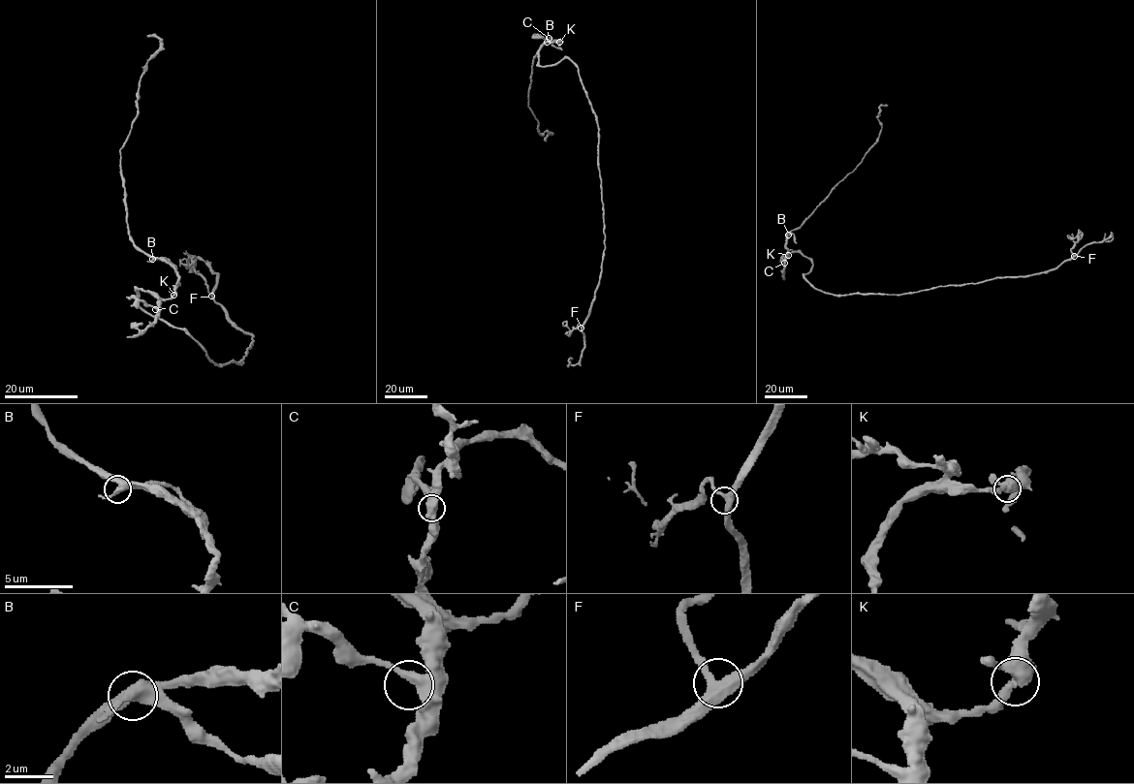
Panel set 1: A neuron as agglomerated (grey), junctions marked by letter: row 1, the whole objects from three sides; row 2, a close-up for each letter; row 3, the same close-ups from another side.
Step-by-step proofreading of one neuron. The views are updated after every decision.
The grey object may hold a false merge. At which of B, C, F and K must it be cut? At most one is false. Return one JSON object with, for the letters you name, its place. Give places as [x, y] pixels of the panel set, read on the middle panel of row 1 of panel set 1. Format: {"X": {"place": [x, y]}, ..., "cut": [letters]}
{"cut": []}

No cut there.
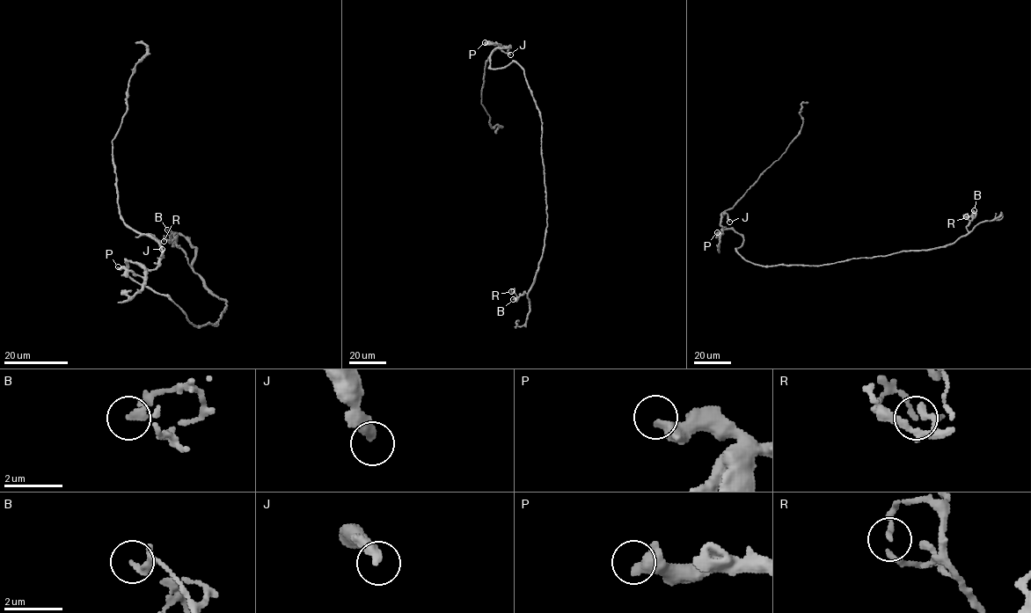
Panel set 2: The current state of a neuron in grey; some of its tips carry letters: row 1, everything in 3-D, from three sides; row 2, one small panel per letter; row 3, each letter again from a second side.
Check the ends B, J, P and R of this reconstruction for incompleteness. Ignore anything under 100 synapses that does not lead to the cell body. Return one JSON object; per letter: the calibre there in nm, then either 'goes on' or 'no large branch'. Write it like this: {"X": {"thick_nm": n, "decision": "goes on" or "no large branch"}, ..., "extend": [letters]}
{"B": {"thick_nm": 240, "decision": "no large branch"}, "J": {"thick_nm": 360, "decision": "no large branch"}, "P": {"thick_nm": 440, "decision": "no large branch"}, "R": {"thick_nm": 150, "decision": "no large branch"}, "extend": []}

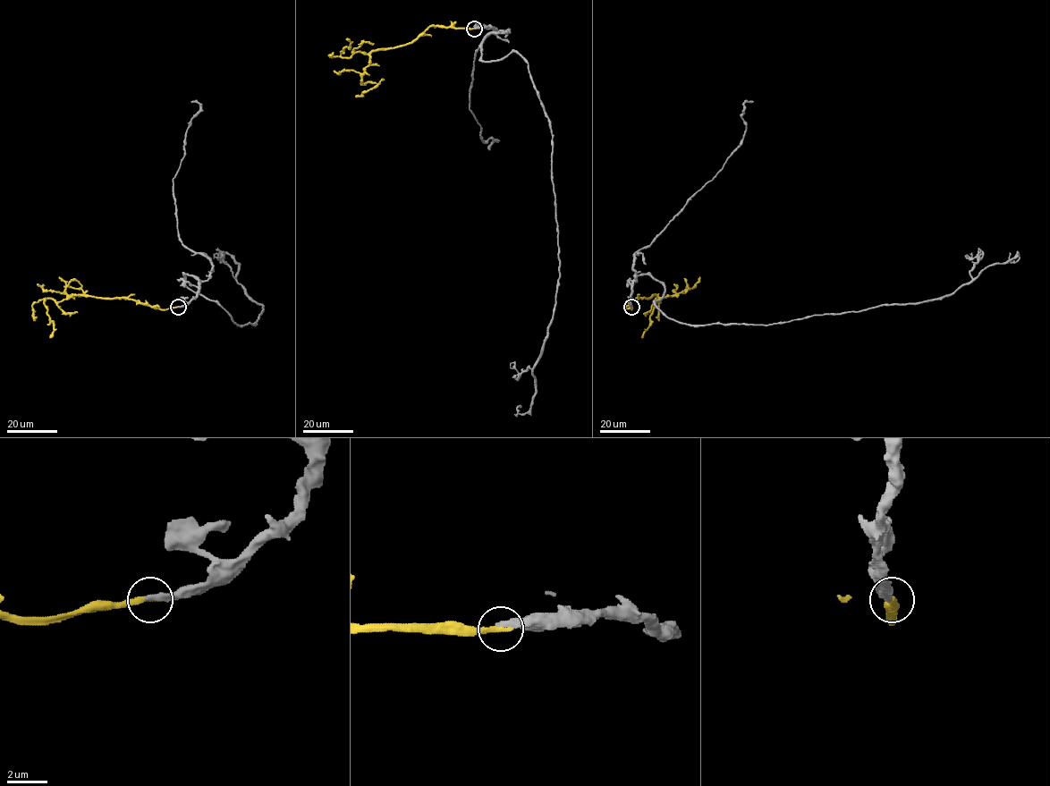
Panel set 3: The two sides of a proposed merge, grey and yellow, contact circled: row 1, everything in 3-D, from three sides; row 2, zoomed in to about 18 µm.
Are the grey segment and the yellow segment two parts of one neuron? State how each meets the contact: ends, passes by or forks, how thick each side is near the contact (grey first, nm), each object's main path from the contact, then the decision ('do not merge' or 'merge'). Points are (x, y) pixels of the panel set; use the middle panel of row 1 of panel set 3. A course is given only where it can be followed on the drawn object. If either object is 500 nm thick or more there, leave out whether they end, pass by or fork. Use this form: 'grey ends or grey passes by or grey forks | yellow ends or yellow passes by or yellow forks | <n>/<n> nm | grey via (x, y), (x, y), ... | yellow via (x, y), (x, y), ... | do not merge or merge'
grey ends | yellow ends | 360/320 nm | grey via (474, 28), (495, 29), (483, 61), (516, 52), (528, 63), (552, 136), (559, 279), (520, 406) | yellow via (474, 29), (431, 26), (410, 42), (374, 50), (361, 81), (377, 83), (356, 97) | merge

